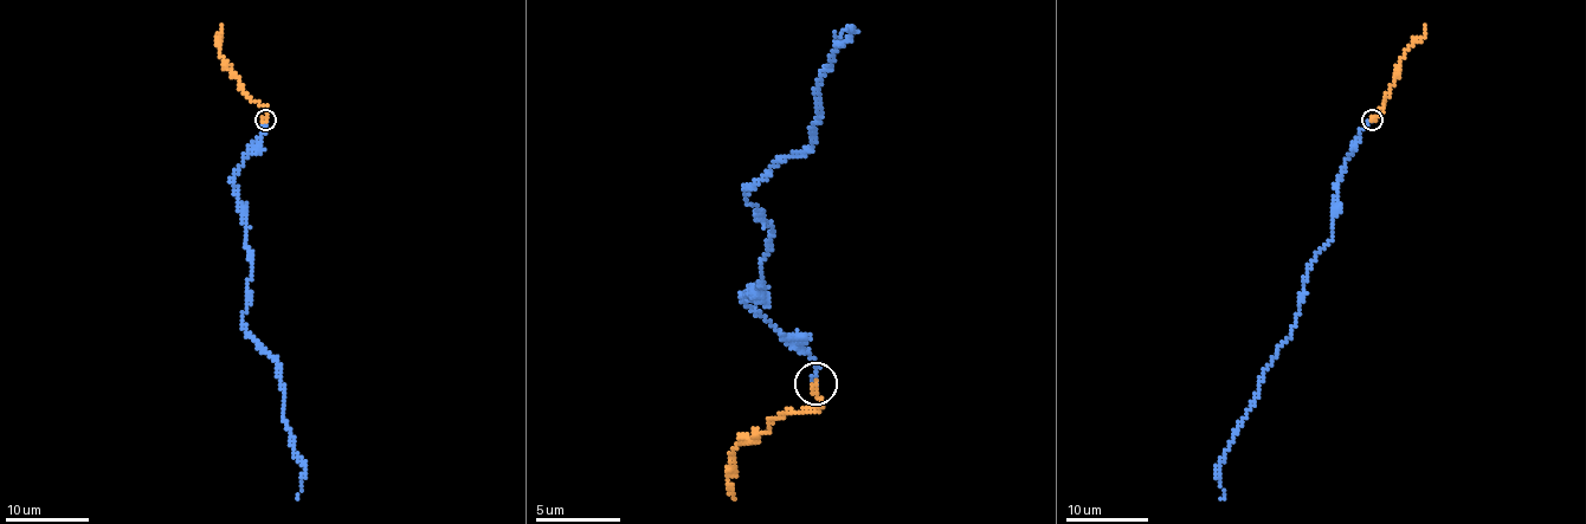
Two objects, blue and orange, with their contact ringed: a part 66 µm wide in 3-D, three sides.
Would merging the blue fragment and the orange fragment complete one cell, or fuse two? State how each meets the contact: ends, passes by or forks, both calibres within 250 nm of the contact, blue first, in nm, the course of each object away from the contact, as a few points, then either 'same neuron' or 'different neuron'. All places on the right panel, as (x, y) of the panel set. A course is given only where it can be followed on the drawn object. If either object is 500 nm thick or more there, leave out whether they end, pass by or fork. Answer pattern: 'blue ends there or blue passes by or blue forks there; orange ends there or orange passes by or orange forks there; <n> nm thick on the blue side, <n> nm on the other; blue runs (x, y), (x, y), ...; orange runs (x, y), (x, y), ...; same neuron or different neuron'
blue ends there; orange ends there; 180 nm thick on the blue side, 150 nm on the other; blue runs (1372, 120), (1339, 179), (1333, 237), (1308, 270), (1293, 331), (1218, 463), (1220, 499); orange runs (1372, 120), (1398, 75), (1398, 63), (1424, 34), (1426, 26); same neuron

